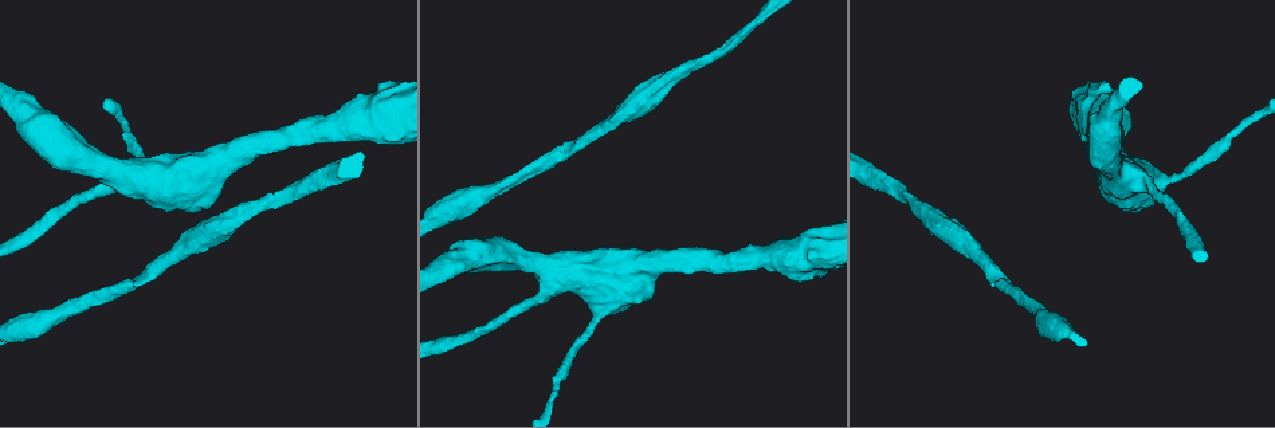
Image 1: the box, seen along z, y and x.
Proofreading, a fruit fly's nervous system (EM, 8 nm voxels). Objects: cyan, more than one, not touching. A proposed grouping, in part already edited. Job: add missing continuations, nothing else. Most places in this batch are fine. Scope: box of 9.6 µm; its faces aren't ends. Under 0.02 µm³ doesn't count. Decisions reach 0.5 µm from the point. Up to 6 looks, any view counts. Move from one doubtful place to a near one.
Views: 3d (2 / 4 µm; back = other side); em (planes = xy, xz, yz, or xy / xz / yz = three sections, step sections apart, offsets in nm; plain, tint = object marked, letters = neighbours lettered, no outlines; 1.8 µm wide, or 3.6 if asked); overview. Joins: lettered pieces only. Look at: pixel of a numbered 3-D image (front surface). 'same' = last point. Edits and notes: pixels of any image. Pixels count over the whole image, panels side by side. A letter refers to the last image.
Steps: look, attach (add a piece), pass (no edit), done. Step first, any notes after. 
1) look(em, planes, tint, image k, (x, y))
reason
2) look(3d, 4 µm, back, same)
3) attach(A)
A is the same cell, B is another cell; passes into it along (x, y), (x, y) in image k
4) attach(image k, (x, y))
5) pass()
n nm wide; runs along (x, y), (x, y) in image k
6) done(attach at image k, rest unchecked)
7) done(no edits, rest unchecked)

look(3d, 4 µm, back, image 1, (13, 330))
thick turns thin

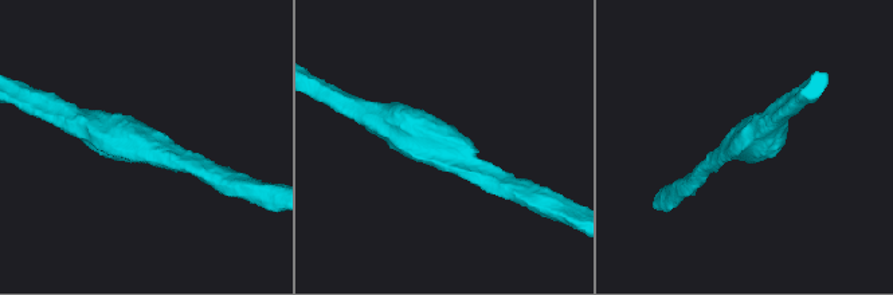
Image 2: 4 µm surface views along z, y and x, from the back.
look(em, 3.6 µm, planes, tint, image 2, (450, 143))
need the tissue

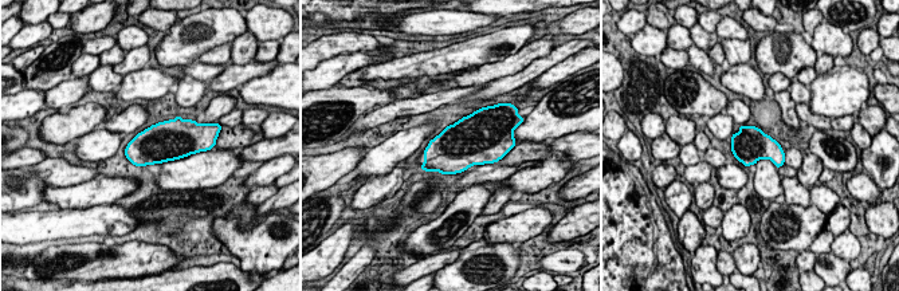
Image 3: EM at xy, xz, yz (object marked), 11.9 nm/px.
look(em, 3.6 µm, planes, letters, same)

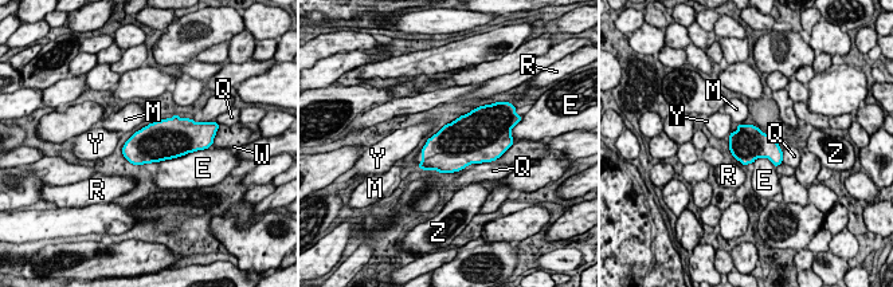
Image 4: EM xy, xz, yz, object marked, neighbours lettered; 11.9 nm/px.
pass()
E, M, Q, R, W, Y and Z are other cells; border along (194, 150), (156, 162) in image 4; no lettered piece goes on from it

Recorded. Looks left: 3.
look(3d, 2 µm, image 1, (620, 115))
thick turns thin

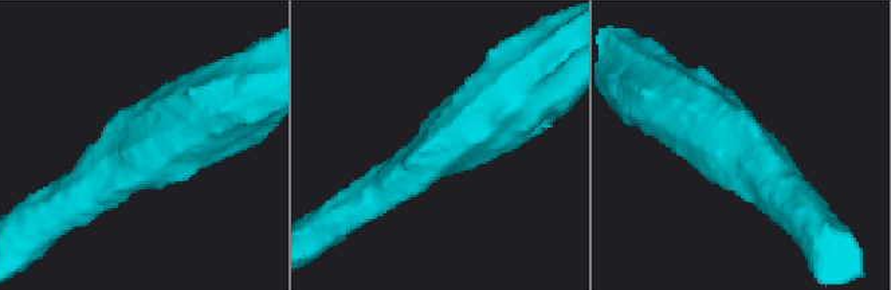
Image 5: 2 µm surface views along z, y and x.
look(em, planes, tint, image 5, (746, 162))
arms of 280, 550 nm; now the EM

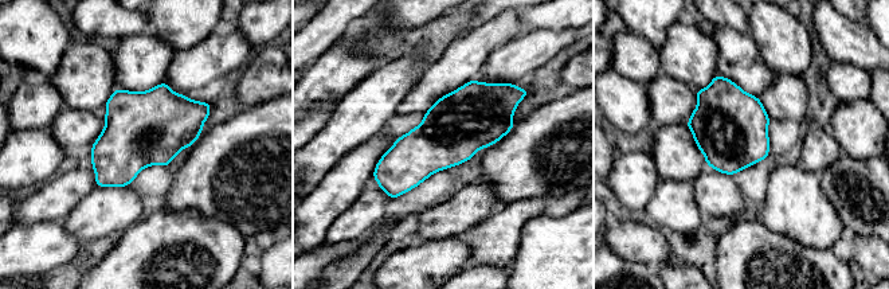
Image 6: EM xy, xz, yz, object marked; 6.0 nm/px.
look(em, planes, letters, same)

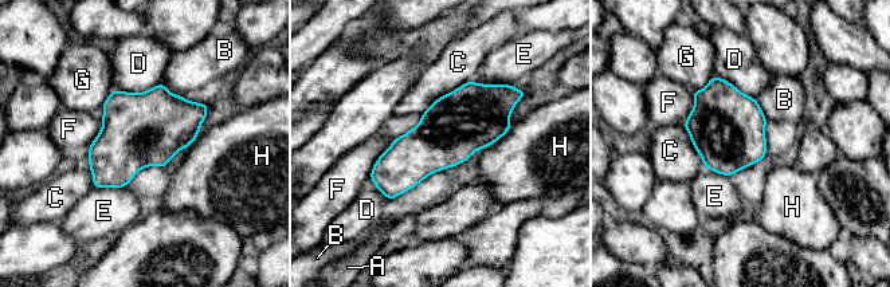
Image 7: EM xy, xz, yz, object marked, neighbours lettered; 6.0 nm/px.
pass()
A, B, C, D, E, F, G and H are other cells; border along (513, 124), (502, 136), (483, 149) in image 7; none of them fits

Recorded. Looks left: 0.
done(no edits, rest unchecked)

